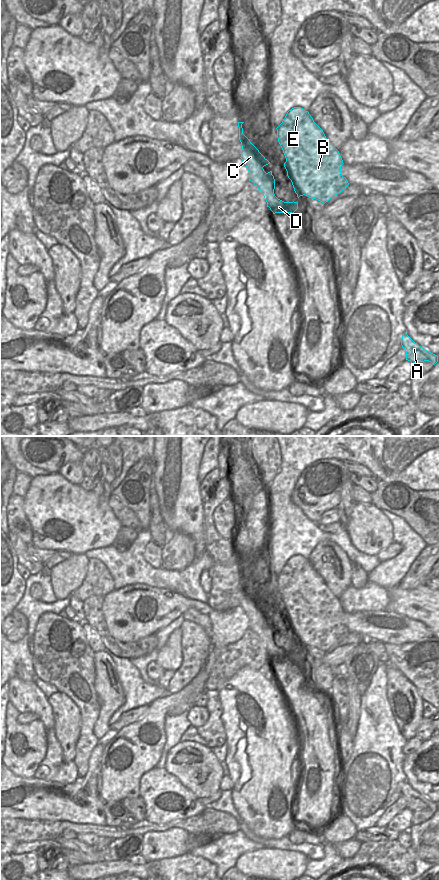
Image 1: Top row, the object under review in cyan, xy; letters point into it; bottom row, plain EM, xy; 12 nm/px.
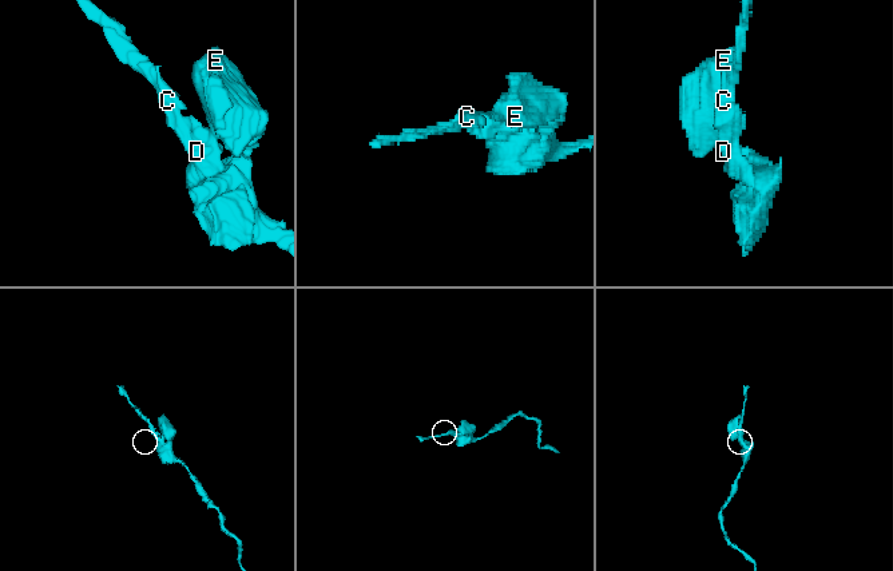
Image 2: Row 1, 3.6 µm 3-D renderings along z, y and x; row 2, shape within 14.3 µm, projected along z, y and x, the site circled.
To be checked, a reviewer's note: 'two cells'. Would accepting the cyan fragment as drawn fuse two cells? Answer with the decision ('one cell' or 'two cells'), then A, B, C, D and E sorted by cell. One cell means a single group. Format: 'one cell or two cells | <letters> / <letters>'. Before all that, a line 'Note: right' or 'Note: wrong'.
Note: wrong
one cell | A B C D E

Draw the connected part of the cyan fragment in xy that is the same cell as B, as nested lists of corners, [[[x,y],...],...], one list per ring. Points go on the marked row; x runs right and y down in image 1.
[[[301,107],[292,108],[276,129],[278,142],[286,158],[284,167],[298,198],[305,195],[325,204],[346,189],[349,183],[341,175],[341,166],[344,164],[341,155],[308,111]]]

